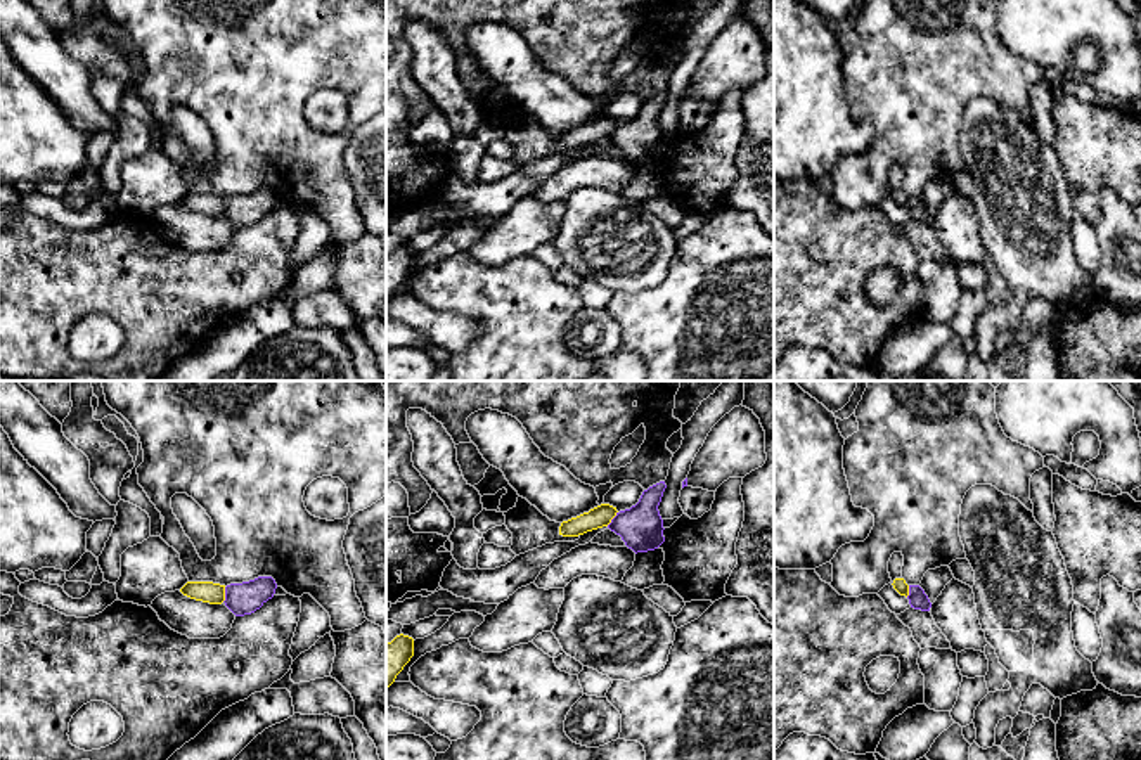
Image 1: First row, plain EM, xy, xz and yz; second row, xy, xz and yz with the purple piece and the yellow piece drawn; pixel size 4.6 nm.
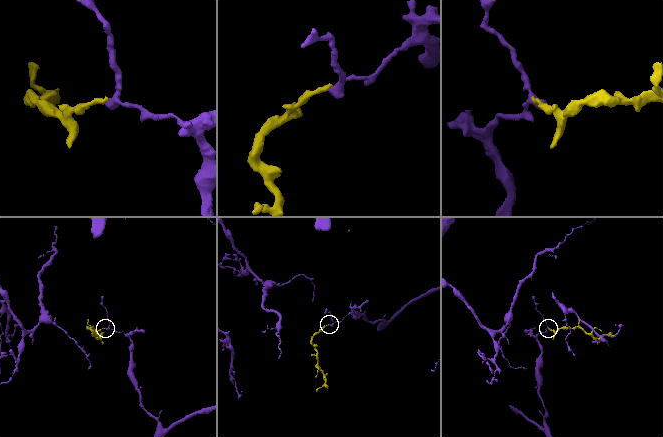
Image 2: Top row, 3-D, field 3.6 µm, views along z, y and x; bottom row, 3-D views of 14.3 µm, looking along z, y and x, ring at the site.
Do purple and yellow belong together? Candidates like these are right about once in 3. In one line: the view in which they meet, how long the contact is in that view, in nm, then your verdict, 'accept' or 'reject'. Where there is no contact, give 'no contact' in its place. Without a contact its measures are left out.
meets purple in xy; contact 70 nm long; reject

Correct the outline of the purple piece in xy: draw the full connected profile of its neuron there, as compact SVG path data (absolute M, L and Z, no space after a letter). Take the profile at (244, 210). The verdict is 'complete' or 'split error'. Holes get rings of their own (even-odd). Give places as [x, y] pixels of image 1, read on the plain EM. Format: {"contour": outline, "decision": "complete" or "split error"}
{"contour": "M258 189L242 196L225 199L225 218L235 227L244 229L260 222L274 209L277 196L272 189Z", "decision": "complete"}

